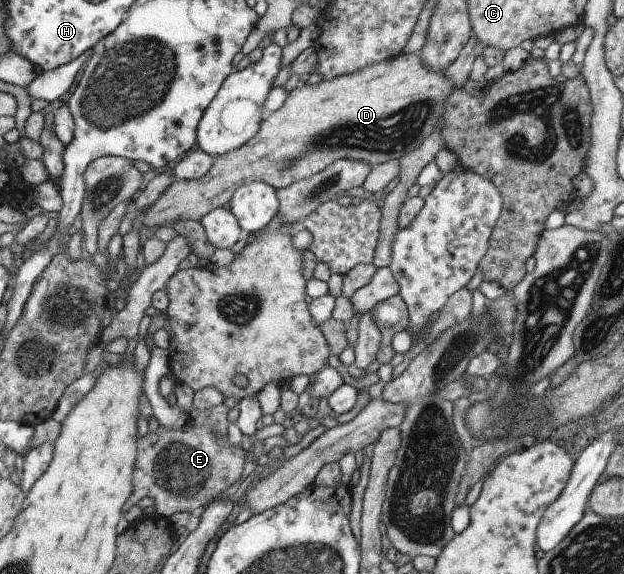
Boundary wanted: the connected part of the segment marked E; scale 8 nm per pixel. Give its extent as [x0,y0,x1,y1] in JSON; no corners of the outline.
[122,422,244,517]

